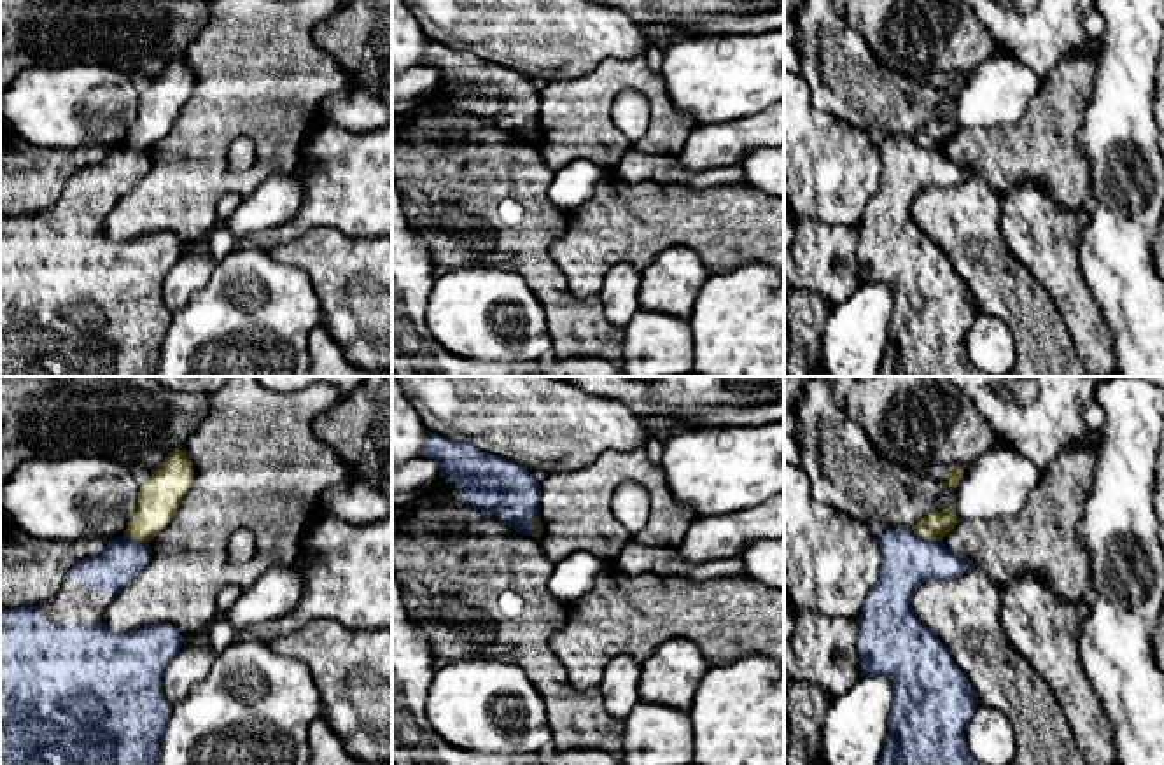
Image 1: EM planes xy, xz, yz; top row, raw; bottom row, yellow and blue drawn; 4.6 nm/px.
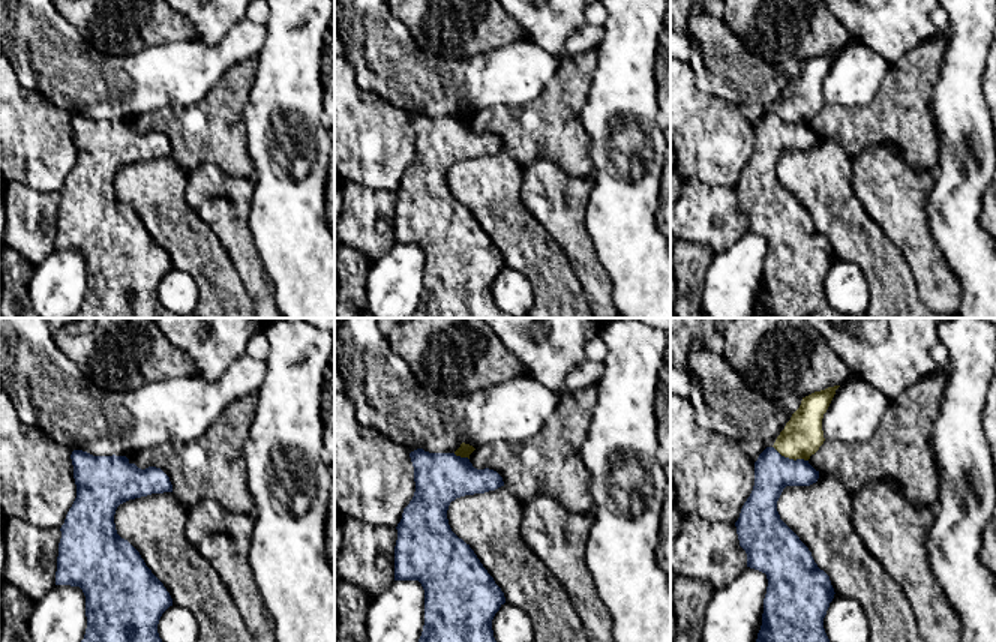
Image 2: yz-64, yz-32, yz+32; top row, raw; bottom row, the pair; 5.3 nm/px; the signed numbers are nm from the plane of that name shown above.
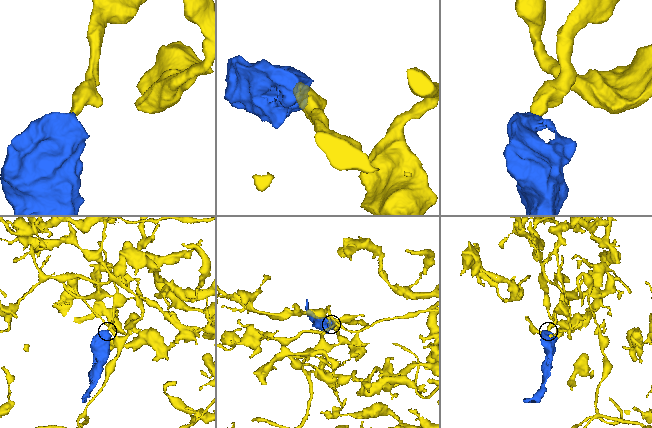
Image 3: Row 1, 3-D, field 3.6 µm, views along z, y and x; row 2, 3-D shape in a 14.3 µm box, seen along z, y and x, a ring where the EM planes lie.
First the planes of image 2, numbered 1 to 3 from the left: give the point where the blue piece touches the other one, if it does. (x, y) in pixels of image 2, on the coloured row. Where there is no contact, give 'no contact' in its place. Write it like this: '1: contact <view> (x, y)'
1: no contact
2: contact yz-32 (461, 456)
3: contact yz+32 (791, 458)

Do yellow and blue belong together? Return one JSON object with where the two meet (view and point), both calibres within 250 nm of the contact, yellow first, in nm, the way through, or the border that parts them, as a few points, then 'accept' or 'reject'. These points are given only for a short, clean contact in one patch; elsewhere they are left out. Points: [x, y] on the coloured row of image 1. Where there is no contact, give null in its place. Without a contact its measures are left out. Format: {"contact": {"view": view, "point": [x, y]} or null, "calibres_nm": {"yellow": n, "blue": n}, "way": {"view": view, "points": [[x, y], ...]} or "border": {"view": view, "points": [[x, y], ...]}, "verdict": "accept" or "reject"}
{"contact": {"view": "yz", "point": [926, 538]}, "calibres_nm": {"yellow": 130, "blue": 240}, "border": {"view": "yz", "points": [[909, 529], [928, 540], [942, 541]]}, "verdict": "reject"}

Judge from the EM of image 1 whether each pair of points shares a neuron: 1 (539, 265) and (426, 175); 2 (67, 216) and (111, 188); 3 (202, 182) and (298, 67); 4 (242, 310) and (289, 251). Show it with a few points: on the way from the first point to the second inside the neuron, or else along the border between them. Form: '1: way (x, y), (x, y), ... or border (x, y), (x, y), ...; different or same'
1: way (511, 240), (454, 198); same
2: way (77, 209), (100, 188); same
3: way (205, 151), (266, 90); same
4: border (265, 251), (277, 261), (298, 266), (314, 286); different

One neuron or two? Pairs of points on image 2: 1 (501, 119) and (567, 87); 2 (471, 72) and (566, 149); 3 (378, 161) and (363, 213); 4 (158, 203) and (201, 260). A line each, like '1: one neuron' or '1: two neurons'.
1: one neuron
2: two neurons
3: two neurons
4: one neuron

